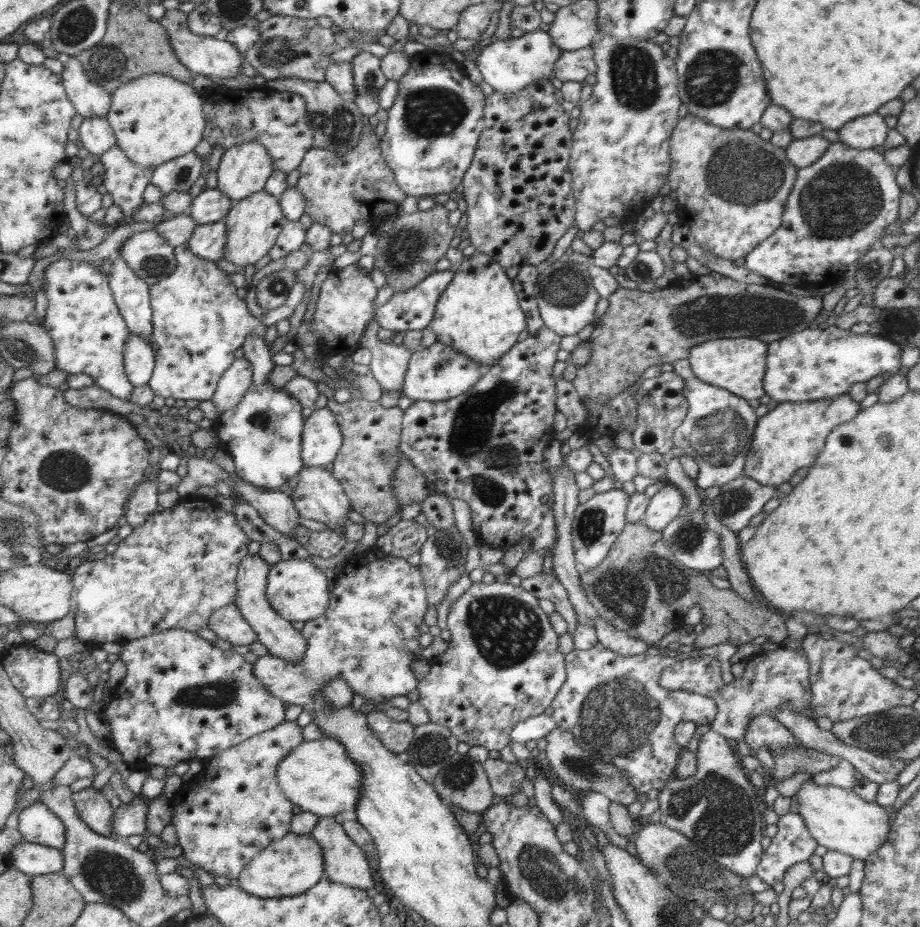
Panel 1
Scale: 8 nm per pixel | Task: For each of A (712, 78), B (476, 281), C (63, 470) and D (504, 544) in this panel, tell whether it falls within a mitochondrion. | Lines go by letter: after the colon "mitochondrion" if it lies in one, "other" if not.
A: mitochondrion
B: other
C: mitochondrion
D: other

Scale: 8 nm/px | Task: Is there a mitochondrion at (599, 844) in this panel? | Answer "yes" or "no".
no

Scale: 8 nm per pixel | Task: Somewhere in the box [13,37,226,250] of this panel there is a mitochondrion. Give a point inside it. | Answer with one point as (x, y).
(106, 64)

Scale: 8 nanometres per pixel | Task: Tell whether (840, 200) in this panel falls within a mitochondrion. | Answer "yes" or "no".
yes

